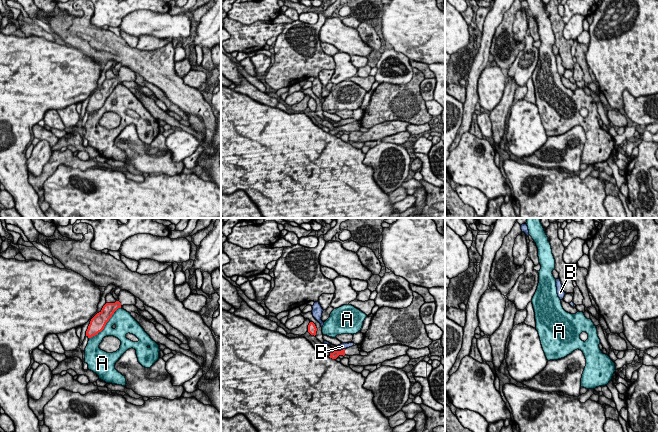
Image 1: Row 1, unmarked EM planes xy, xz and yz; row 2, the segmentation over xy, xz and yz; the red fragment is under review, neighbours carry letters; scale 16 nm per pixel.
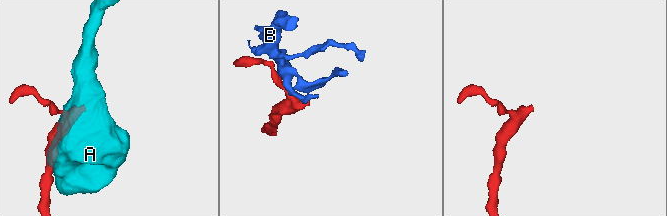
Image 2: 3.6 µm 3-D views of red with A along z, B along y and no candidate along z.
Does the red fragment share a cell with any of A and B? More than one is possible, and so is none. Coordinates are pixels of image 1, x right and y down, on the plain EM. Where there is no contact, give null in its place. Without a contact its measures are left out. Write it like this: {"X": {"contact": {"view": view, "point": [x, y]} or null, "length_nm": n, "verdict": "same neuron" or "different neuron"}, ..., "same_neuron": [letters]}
{"A": {"contact": {"view": "xy", "point": [105, 100]}, "length_nm": 700, "verdict": "different neuron"}, "B": {"contact": {"view": "xz", "point": [341, 126]}, "length_nm": 120, "verdict": "different neuron"}, "same_neuron": []}

